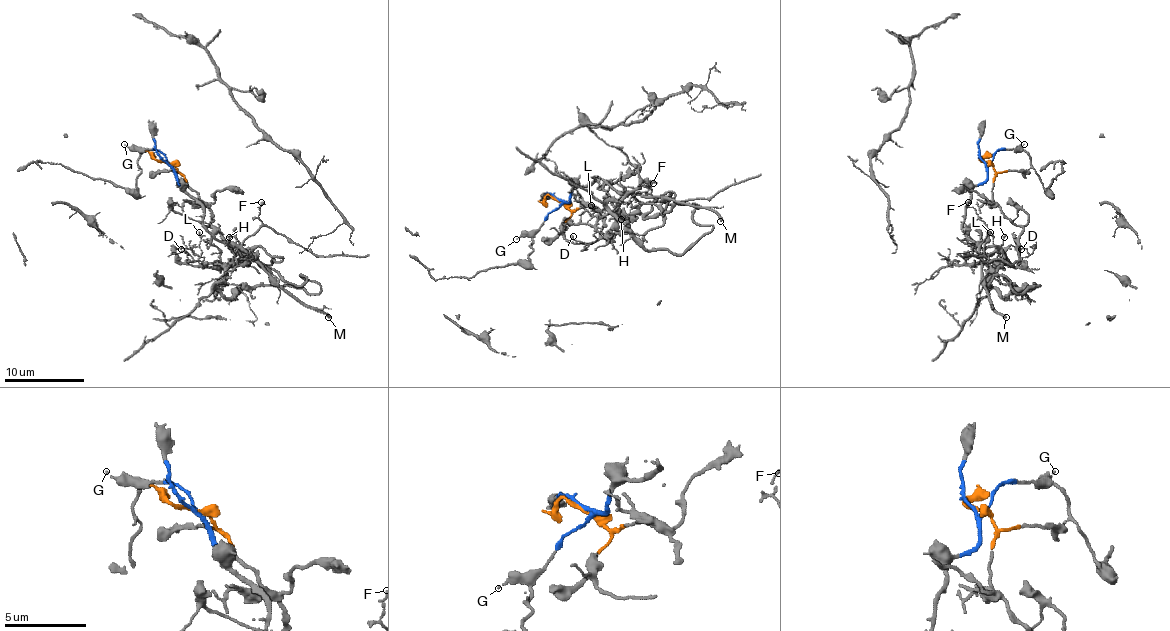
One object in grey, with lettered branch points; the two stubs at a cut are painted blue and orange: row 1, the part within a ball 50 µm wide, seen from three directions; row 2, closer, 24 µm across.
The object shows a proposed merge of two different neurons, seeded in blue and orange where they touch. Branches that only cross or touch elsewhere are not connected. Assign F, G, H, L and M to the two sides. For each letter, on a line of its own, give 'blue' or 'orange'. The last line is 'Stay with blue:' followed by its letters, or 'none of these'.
F: blue
G: blue
H: orange
L: orange
M: blue
Stay with blue: F, G, M

